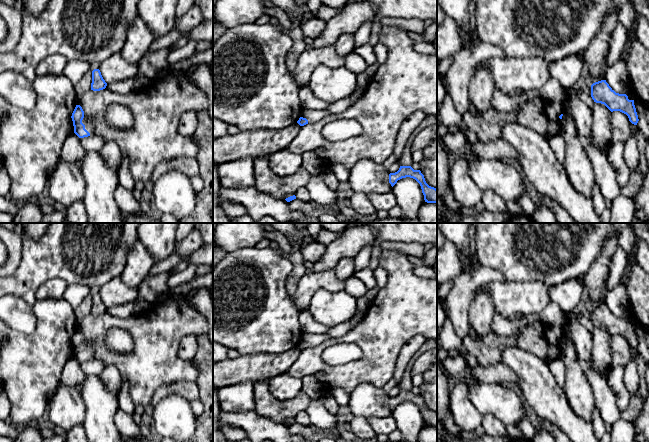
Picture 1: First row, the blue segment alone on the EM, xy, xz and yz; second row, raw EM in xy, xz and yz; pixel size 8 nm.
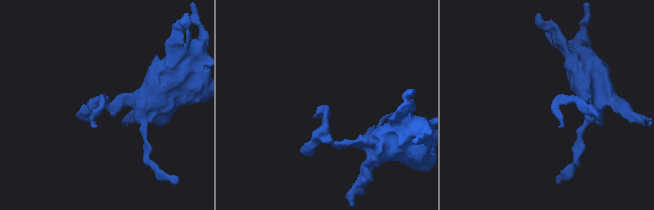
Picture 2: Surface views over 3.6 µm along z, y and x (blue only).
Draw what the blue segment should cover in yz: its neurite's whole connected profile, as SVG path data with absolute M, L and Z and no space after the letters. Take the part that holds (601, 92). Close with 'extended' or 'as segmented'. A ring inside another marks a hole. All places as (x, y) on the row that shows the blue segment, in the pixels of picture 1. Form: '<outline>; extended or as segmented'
M601 80L591 85L591 97L594 102L604 104L611 112L620 111L626 114L629 121L637 125L639 119L634 100L629 100L626 94L616 93L606 80Z; as segmented

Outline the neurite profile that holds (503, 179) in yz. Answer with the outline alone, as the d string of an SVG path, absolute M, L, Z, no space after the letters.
M479 159L470 163L469 175L482 190L491 190L507 203L526 195L523 178L513 166L498 159Z

